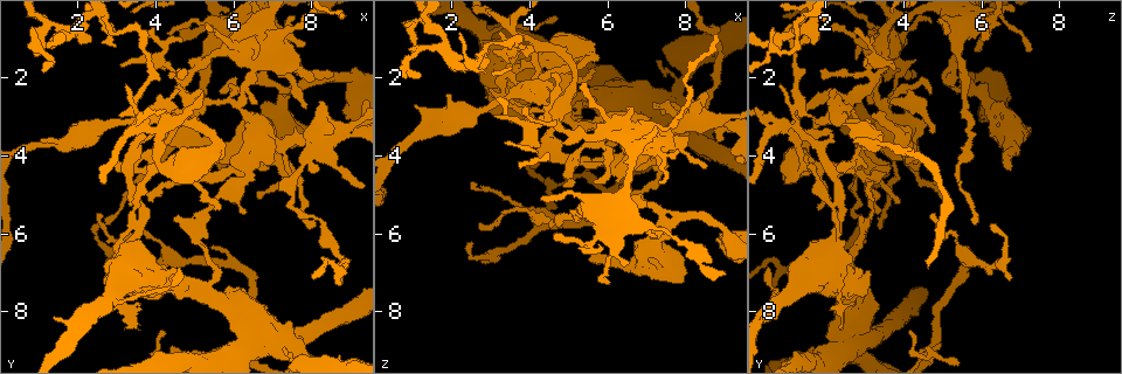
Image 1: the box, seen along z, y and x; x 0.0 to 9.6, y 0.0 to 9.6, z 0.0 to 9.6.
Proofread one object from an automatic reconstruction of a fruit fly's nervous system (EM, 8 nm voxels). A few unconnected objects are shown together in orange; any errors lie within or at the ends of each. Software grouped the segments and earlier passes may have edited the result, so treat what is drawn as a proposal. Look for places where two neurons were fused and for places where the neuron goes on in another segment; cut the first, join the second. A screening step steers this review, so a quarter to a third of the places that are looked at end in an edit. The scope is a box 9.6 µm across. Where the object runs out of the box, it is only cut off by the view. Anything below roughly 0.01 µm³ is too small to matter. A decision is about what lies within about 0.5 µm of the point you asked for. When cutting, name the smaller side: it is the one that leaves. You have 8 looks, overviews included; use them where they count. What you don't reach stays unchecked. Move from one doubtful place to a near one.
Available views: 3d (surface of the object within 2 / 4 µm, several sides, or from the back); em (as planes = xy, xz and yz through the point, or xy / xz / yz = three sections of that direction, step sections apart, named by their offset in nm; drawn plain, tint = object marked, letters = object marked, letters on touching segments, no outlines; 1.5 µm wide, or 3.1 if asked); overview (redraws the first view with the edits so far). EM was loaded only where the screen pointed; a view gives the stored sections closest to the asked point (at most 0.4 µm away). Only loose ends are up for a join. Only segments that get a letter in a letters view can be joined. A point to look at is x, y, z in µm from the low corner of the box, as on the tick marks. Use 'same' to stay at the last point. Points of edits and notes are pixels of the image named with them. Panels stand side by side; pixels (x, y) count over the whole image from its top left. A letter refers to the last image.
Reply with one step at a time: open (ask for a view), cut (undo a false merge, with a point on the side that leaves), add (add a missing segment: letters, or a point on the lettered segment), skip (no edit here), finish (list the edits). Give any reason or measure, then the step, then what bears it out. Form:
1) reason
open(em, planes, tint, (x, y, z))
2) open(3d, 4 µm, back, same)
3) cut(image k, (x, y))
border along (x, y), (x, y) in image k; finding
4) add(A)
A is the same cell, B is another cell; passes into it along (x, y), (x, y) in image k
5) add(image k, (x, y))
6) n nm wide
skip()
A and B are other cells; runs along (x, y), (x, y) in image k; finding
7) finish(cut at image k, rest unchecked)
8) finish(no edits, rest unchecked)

stops while still wide
open(3d, 4 µm, (8.80, 3.10, 6.00))

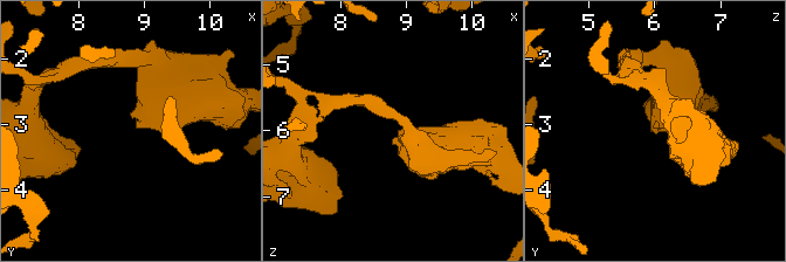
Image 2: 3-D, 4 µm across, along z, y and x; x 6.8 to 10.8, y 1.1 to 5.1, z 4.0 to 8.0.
now the EM
open(em, planes, letters, (8.85, 3.05, 6.00))

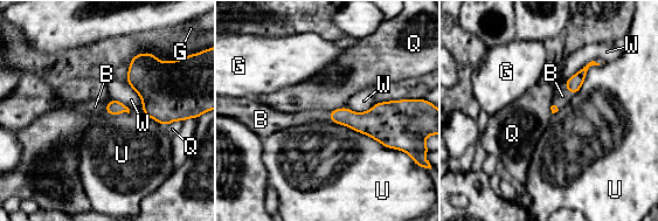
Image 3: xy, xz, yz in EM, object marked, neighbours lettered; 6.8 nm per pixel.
add(B)
B is the same cell, G, Q, U and W are other cells; passes into it along (365, 123), (330, 117), (293, 119) in image 3; the neuron continues

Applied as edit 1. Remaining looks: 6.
open(3d, 4 µm, back, (6.65, 2.75, 6.50))

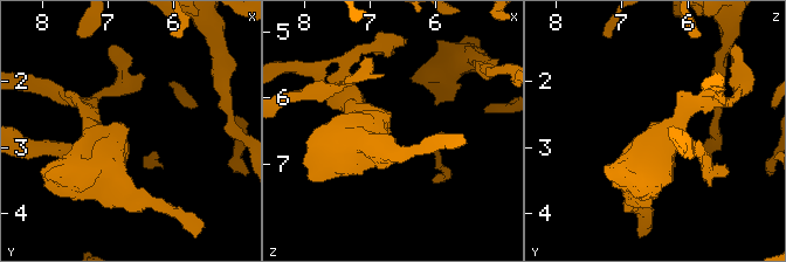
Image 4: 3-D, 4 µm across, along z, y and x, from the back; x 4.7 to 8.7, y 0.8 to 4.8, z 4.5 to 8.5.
shape alone is not enough
open(em, xy, step 8, letters, (6.70, 2.70, 6.50))

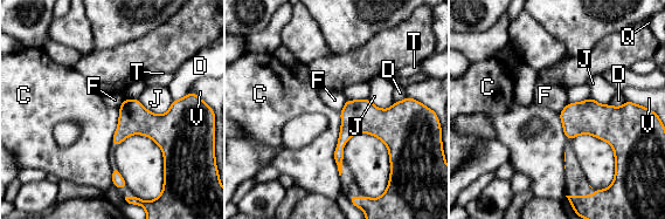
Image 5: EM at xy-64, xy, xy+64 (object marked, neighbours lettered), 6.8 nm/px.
cut it another way
open(em, planes, letters, same)

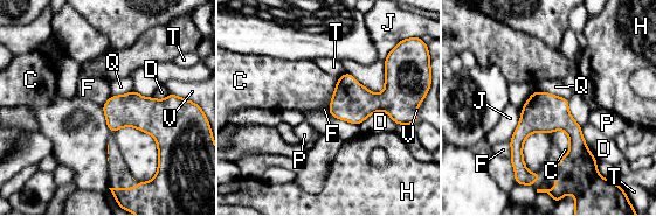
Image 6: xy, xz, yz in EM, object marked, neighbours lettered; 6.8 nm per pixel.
skip()
C, D, F, H, J, P, Q, T and V are other cells; border along (333, 93), (330, 100), (329, 113) in image 6; none of them fits

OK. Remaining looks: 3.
calibre changes
open(em, yz, step 8, letters, (4.35, 6.75, 5.75))

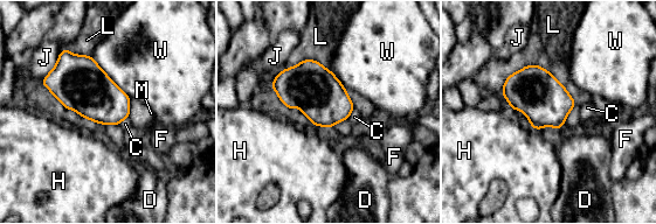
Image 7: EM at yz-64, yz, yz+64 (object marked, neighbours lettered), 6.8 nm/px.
skip()
C, D, F, H, J, L, M and W are other cells; border along (128, 117), (118, 124) in image 7; continuous, no second neuron

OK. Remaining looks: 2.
finish(add at image 3, rest unchecked)

